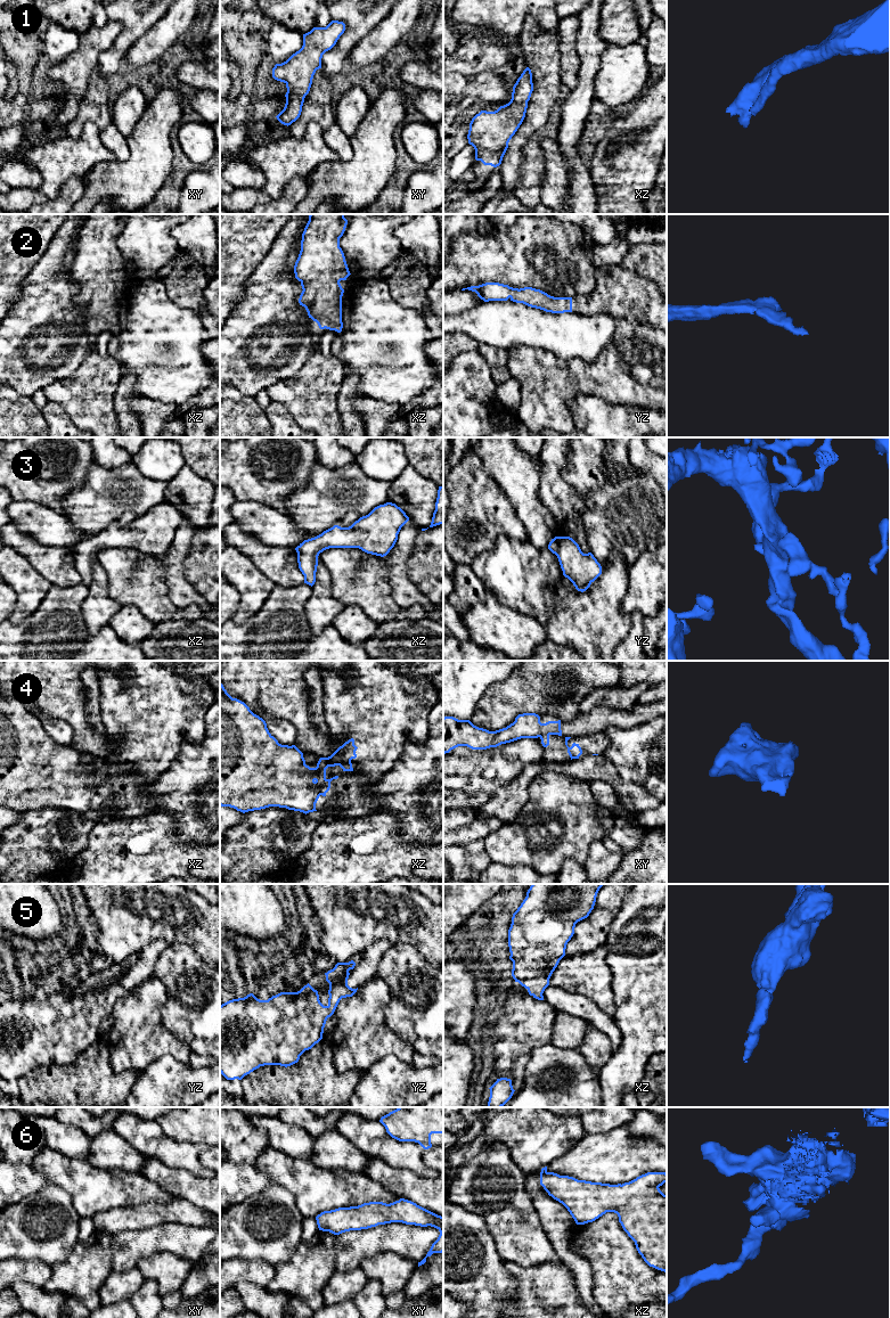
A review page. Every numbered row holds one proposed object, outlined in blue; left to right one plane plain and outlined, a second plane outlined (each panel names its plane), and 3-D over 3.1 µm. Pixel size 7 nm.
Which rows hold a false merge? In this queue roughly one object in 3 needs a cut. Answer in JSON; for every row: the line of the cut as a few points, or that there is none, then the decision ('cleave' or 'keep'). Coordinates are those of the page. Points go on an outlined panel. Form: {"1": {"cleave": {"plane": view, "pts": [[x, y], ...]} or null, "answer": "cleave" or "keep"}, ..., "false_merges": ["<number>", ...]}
{"1": {"cleave": null, "answer": "keep"}, "2": {"cleave": null, "answer": "keep"}, "3": {"cleave": null, "answer": "keep"}, "4": {"cleave": {"plane": "xz", "pts": [[326, 779], [321, 783], [313, 782]]}, "answer": "cleave"}, "5": {"cleave": null, "answer": "keep"}, "6": {"cleave": null, "answer": "keep"}, "false_merges": ["4"]}

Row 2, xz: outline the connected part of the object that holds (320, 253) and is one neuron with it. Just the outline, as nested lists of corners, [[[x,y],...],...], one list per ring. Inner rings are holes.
[[[310,214],[294,265],[301,283],[300,305],[320,329],[342,331],[342,296],[340,281],[351,275],[340,247],[348,220],[344,214]]]

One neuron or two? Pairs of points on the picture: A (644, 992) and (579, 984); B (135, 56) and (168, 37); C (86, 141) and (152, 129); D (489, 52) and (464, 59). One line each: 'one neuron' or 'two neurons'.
A: two neurons
B: one neuron
C: two neurons
D: one neuron

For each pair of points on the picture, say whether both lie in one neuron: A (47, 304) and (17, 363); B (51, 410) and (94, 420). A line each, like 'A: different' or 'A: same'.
A: same
B: different

